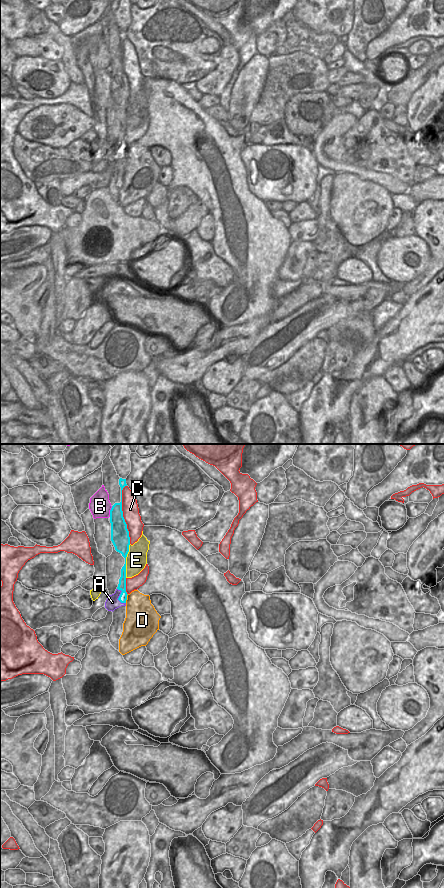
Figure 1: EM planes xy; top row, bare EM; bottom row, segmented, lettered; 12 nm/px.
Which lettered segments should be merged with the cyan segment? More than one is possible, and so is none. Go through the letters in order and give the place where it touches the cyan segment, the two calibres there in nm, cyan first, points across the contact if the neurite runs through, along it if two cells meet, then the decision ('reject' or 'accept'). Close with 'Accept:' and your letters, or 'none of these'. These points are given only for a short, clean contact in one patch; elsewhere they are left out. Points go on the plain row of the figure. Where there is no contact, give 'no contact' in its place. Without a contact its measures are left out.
A: xy (119, 149) | 100/160 nm | along xy (117, 140), (121, 143), (118, 151), (125, 155) | reject
B: xy (110, 63) | 190/260 nm | reject
C: xy (122, 66) | 220/200 nm | reject
D: xy (126, 150) | 100/360 nm | along xy (128, 146), (125, 154) | reject
E: xy (125, 113) | 220/260 nm | along xy (130, 96), (126, 109), (125, 129) | reject
Accept: none of these

